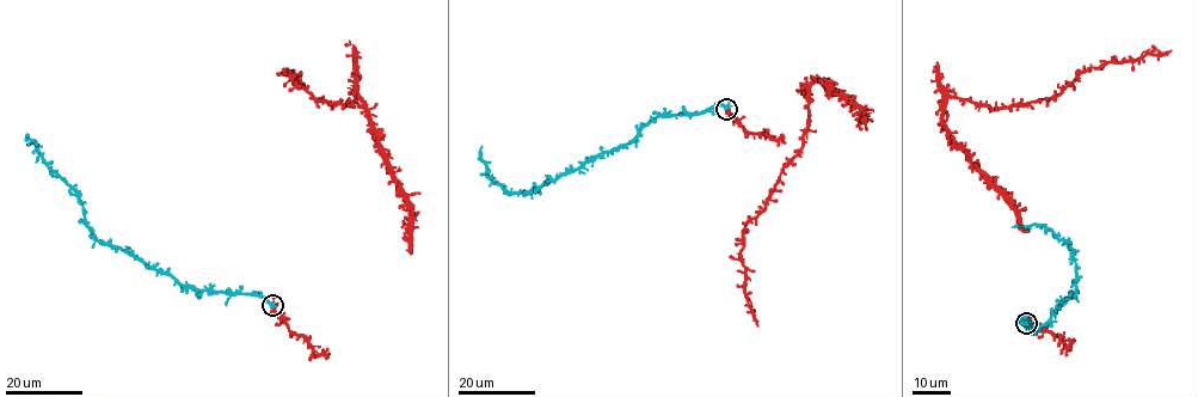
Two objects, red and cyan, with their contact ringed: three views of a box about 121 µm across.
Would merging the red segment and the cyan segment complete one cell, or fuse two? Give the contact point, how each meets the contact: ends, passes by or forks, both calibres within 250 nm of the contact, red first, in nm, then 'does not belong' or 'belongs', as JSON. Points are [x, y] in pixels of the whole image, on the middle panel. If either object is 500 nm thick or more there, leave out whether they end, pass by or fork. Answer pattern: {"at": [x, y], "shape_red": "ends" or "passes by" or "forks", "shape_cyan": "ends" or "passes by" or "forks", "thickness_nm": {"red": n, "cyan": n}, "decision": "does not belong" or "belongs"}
{"at": [726, 109], "thickness_nm": {"red": 500, "cyan": 380}, "decision": "belongs"}

